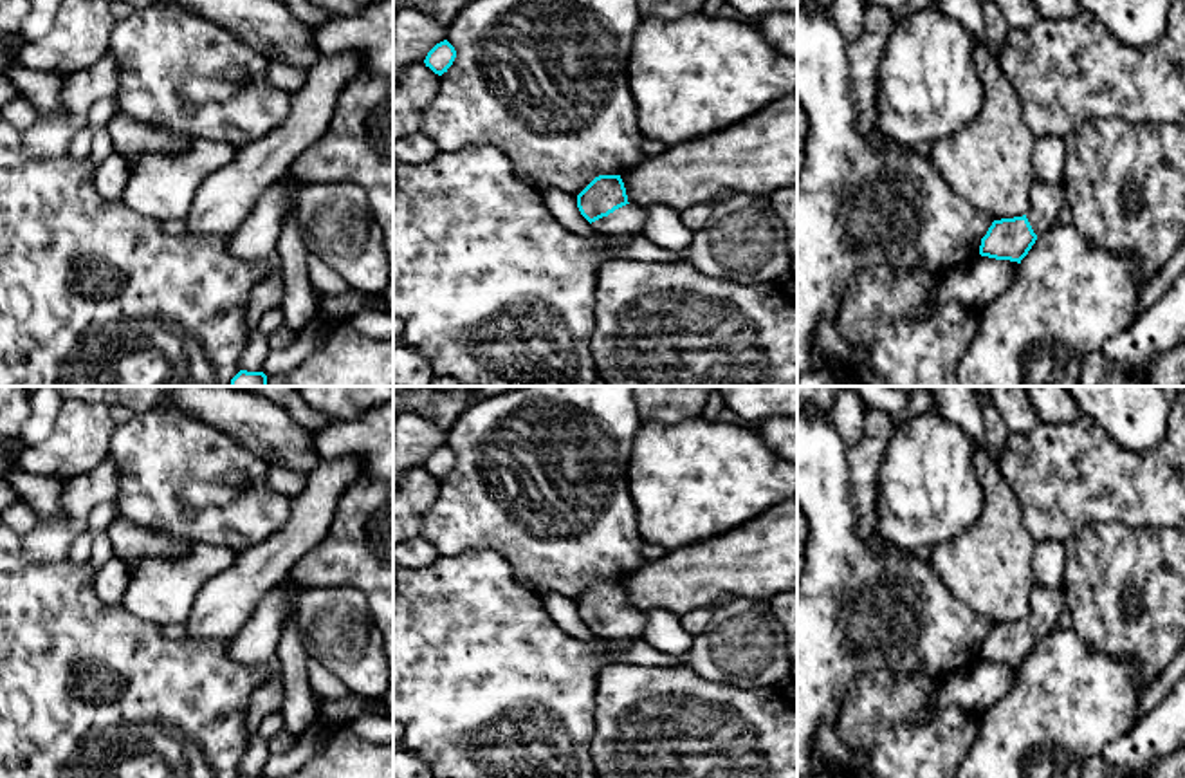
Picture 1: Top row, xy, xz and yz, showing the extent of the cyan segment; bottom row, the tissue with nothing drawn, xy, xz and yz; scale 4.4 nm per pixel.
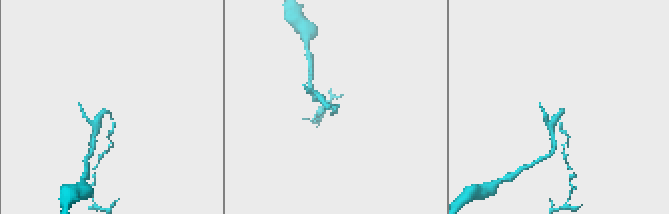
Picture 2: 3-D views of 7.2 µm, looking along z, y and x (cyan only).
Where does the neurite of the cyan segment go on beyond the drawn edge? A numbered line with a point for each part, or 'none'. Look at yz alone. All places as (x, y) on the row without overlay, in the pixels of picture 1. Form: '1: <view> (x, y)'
1: yz (1047, 603)

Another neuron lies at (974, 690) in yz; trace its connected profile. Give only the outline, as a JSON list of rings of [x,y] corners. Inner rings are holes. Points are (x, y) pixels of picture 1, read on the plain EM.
[[[979,659],[967,670],[947,675],[925,706],[925,720],[949,706],[958,706],[967,713],[985,713],[1014,688],[1017,673],[1017,666]]]

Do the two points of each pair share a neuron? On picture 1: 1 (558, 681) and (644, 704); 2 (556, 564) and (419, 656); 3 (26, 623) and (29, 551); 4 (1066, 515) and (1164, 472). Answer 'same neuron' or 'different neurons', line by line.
1: different neurons
2: different neurons
3: different neurons
4: same neuron

